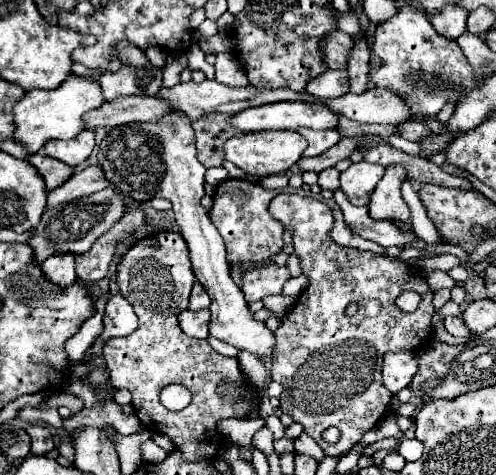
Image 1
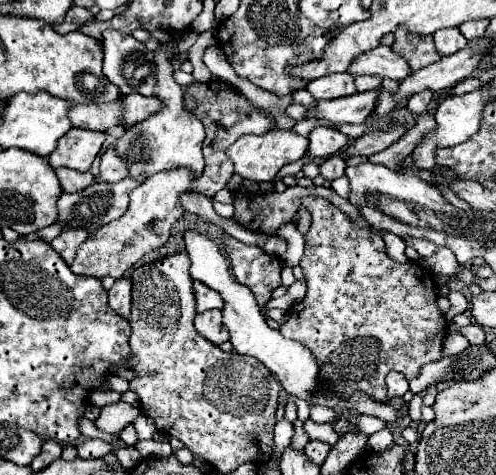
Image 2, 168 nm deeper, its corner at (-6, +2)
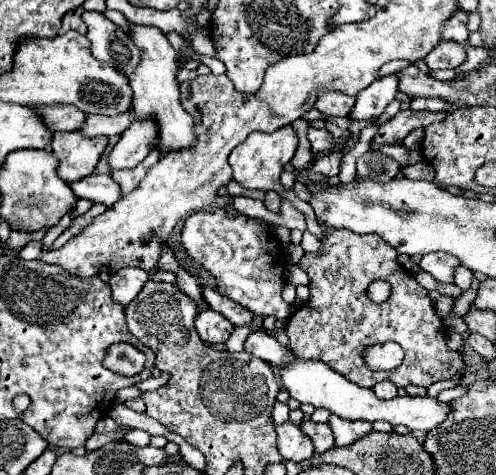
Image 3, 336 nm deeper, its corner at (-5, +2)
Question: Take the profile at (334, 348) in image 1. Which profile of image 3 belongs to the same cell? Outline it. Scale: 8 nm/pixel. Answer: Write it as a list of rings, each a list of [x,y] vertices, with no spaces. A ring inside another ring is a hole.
[[[325,228],[325,240],[321,242],[321,252],[319,254],[305,254],[299,262],[299,266],[309,274],[311,284],[311,298],[309,302],[297,310],[287,324],[287,336],[289,336],[289,348],[297,356],[307,356],[309,360],[321,360],[325,364],[335,364],[335,372],[341,376],[355,376],[355,382],[363,388],[373,388],[373,384],[383,380],[391,380],[398,387],[406,387],[408,384],[417,386],[431,386],[433,382],[453,378],[455,374],[463,374],[463,356],[457,352],[447,350],[445,344],[445,328],[439,318],[439,314],[433,308],[433,302],[427,296],[427,290],[415,282],[415,278],[405,272],[397,264],[397,252],[385,244],[379,236],[373,234],[355,234],[349,230],[335,230],[335,228]],[[373,280],[387,280],[391,284],[391,296],[383,304],[375,304],[367,298],[367,286]],[[383,342],[397,342],[403,352],[403,364],[397,366],[391,372],[375,372],[369,370],[361,358],[363,350],[371,344],[383,344]]]

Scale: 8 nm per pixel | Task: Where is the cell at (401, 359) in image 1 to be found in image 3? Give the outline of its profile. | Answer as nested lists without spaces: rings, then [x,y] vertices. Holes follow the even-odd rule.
[[[383,380],[383,382],[375,384],[371,390],[373,390],[375,396],[381,398],[381,400],[389,400],[389,398],[395,398],[395,396],[397,396],[397,386],[395,386],[391,380]]]

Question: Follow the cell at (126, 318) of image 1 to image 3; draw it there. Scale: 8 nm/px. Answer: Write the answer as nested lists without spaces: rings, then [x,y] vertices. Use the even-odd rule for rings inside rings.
[[[125,268],[121,272],[115,272],[109,280],[113,290],[113,300],[127,306],[141,292],[147,280],[149,280],[149,272],[141,268]]]

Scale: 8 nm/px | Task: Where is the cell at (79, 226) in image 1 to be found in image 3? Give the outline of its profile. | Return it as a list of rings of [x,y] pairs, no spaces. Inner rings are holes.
[[[153,148],[153,150],[147,154],[147,158],[145,158],[141,164],[137,164],[133,170],[115,170],[115,172],[113,172],[113,180],[121,186],[121,194],[125,196],[125,194],[129,194],[131,190],[135,190],[137,184],[139,184],[139,180],[147,174],[147,170],[149,170],[159,158],[161,158],[161,154],[157,152],[157,148]]]

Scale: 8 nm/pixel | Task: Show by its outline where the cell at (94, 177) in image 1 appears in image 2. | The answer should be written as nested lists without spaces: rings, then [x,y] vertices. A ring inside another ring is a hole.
[[[106,150],[100,160],[100,174],[96,176],[96,182],[118,182],[128,176],[124,160],[116,154],[116,150]]]

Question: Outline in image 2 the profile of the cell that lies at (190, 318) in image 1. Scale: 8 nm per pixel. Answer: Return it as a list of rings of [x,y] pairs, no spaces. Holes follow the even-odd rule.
[[[208,310],[208,312],[196,314],[194,328],[198,330],[198,334],[202,334],[212,344],[222,344],[228,340],[228,330],[222,324],[220,310]]]

